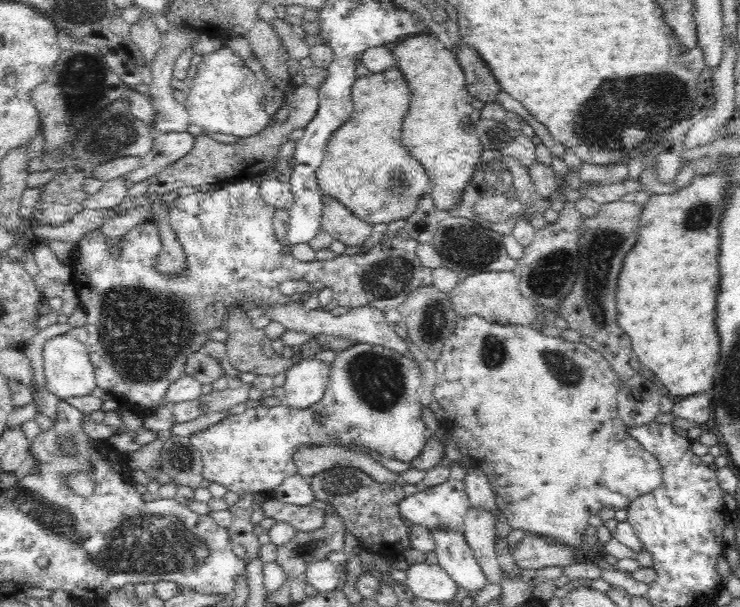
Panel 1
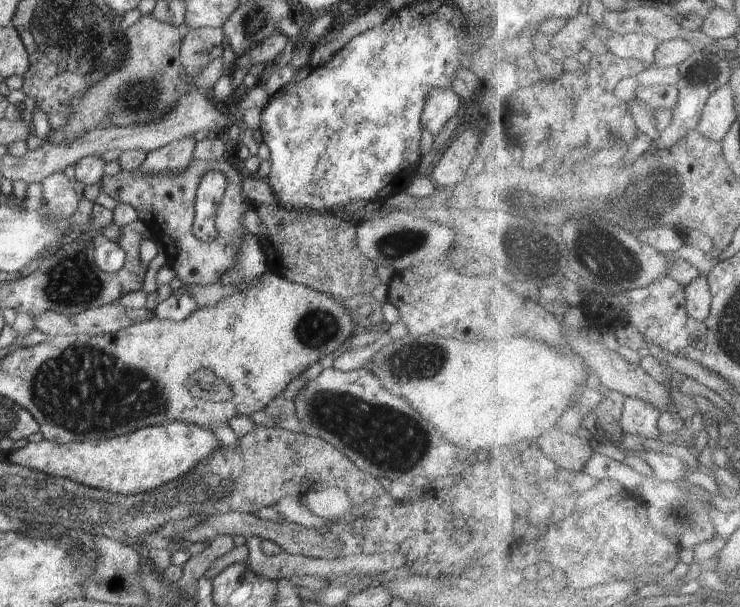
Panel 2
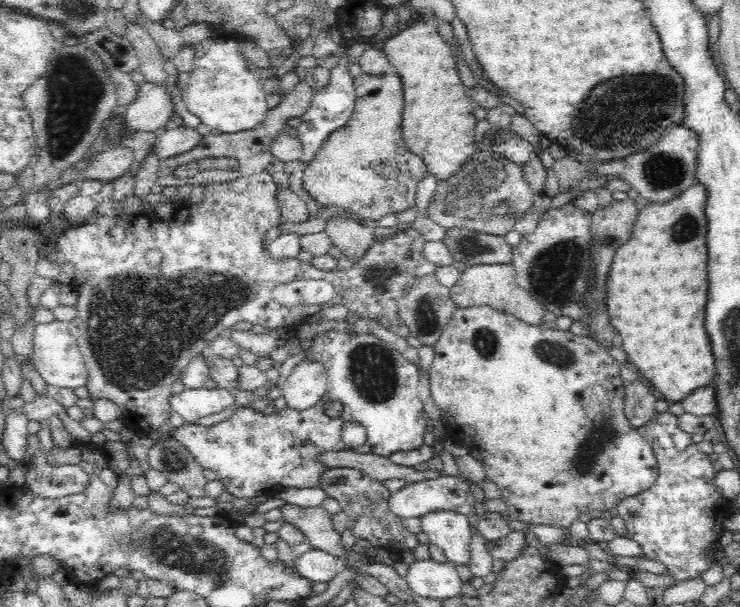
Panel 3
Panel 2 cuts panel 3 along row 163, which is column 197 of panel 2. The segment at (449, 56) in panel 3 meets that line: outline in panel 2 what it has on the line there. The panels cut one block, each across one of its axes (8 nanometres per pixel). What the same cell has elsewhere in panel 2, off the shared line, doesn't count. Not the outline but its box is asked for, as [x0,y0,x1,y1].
[5,420,220,496]

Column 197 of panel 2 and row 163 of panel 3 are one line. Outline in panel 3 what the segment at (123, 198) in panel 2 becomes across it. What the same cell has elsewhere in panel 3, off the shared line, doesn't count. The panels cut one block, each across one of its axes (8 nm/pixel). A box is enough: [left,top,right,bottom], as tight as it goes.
[157,78,316,205]

